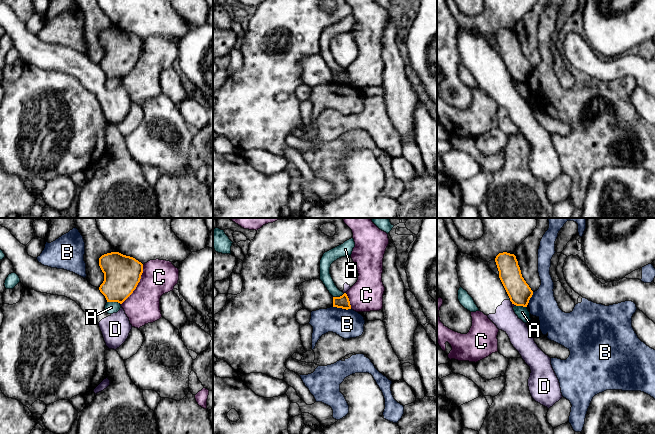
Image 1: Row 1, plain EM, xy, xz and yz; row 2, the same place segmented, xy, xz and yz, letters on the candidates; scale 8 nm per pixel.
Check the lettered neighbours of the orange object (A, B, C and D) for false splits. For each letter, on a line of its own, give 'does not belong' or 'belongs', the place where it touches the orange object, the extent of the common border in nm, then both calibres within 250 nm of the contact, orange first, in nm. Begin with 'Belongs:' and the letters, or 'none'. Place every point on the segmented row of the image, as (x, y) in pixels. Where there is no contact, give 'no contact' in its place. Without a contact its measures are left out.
Belongs: none
A: does not belong | xy (114, 301) | 110 nm | 300/100 nm
B: does not belong | xz (339, 307) | 100 nm | 100/220 nm
C: does not belong | xy (137, 284) | 360 nm | 300/280 nm
D: does not belong | yz (511, 301) | 40 nm | 190/180 nm

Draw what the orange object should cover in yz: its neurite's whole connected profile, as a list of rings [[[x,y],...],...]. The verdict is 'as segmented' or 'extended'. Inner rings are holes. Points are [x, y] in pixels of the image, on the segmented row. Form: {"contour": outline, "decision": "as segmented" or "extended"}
{"contour": [[[507,252],[499,253],[495,262],[499,278],[512,304],[527,307],[533,291],[522,277],[516,256]]], "decision": "as segmented"}

